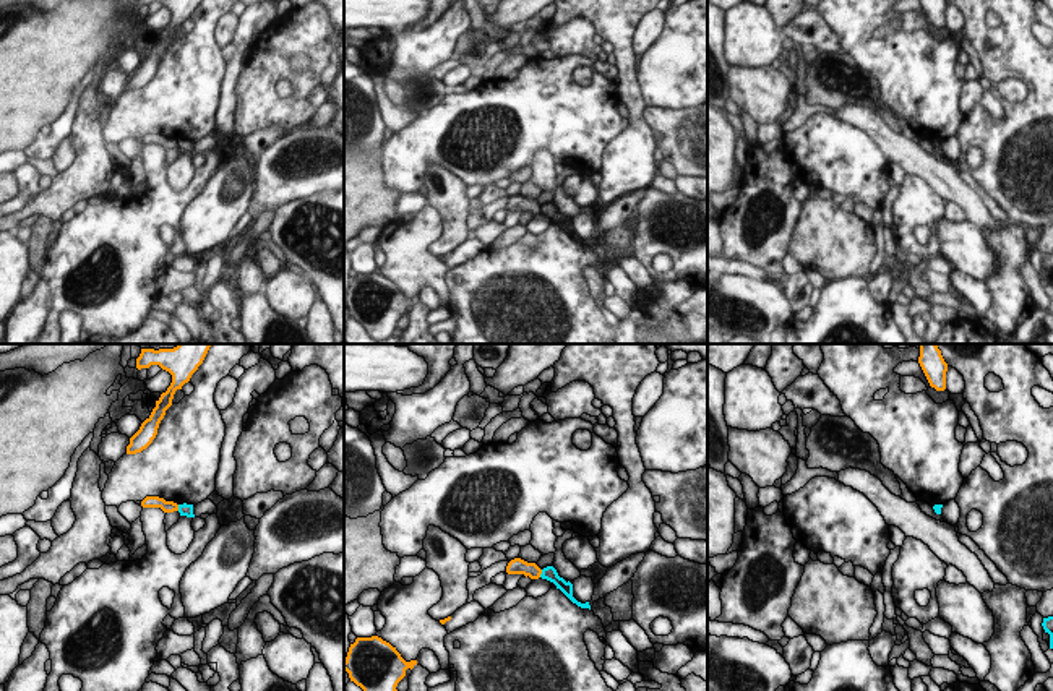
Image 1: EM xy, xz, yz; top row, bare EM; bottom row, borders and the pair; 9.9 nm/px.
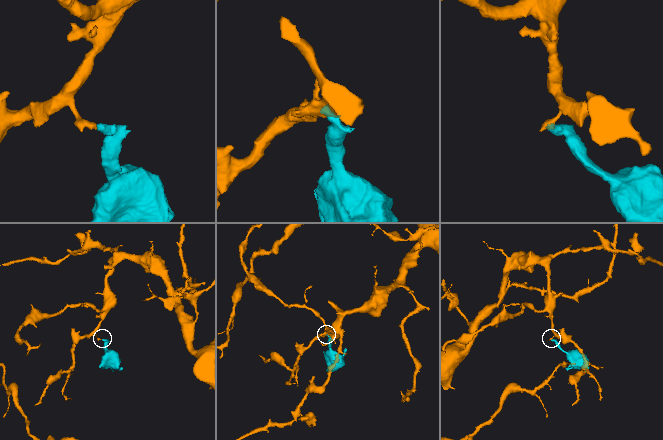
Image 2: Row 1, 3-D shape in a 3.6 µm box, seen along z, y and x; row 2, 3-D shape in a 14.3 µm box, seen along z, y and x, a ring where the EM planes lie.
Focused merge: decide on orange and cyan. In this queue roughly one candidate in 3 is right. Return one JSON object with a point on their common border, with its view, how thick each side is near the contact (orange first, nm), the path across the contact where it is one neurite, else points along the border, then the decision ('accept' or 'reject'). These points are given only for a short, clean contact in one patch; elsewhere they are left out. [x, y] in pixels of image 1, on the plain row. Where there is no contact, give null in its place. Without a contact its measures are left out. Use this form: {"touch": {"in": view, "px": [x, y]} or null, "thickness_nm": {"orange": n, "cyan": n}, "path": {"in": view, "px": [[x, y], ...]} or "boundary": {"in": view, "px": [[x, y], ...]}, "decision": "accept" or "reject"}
{"touch": {"in": "xz", "px": [541, 210]}, "thickness_nm": {"orange": 160, "cyan": 140}, "boundary": {"in": "xz", "px": [[542, 206], [539, 213]]}, "decision": "reject"}

